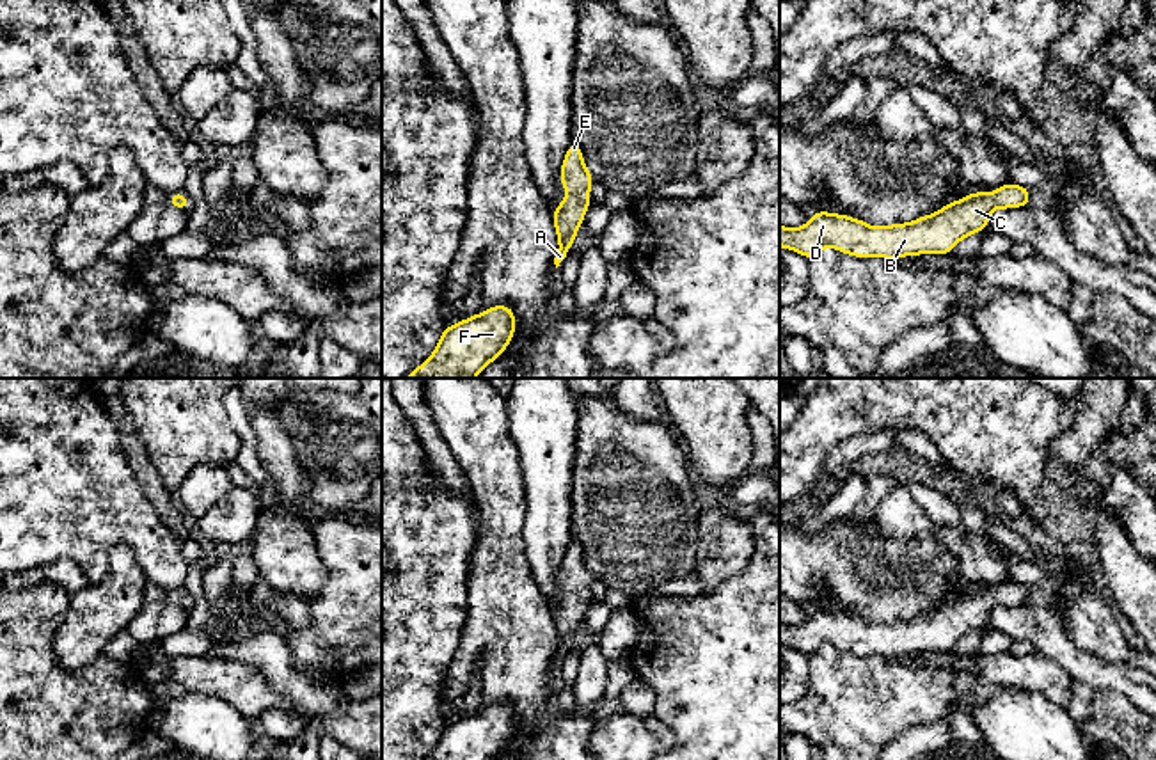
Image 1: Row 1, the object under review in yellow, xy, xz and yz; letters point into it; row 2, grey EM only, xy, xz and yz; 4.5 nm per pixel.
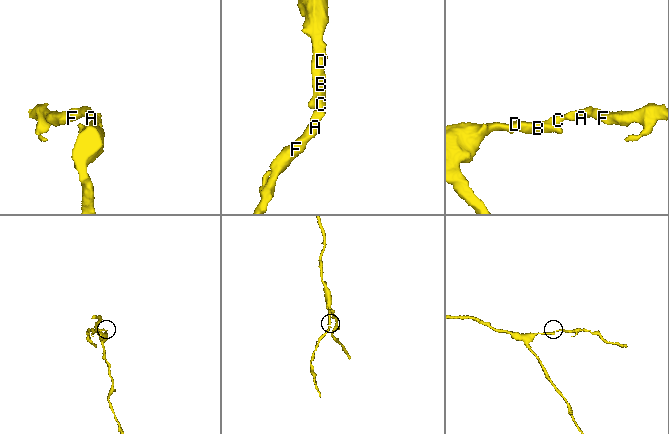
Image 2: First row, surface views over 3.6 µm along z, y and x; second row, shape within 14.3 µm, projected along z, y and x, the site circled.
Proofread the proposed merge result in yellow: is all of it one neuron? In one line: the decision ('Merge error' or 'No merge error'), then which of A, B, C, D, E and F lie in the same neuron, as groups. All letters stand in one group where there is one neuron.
No merge error. Groups: A B C D E F

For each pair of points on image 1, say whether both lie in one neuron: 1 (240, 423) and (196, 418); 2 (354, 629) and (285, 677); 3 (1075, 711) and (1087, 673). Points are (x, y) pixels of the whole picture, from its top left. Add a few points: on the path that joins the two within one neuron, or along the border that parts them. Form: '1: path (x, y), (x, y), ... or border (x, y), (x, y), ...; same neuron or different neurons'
1: border (222, 396), (231, 427), (244, 443); different neurons
2: border (276, 633), (300, 666), (316, 670), (338, 684); different neurons
3: border (1073, 679), (1092, 689); different neurons

